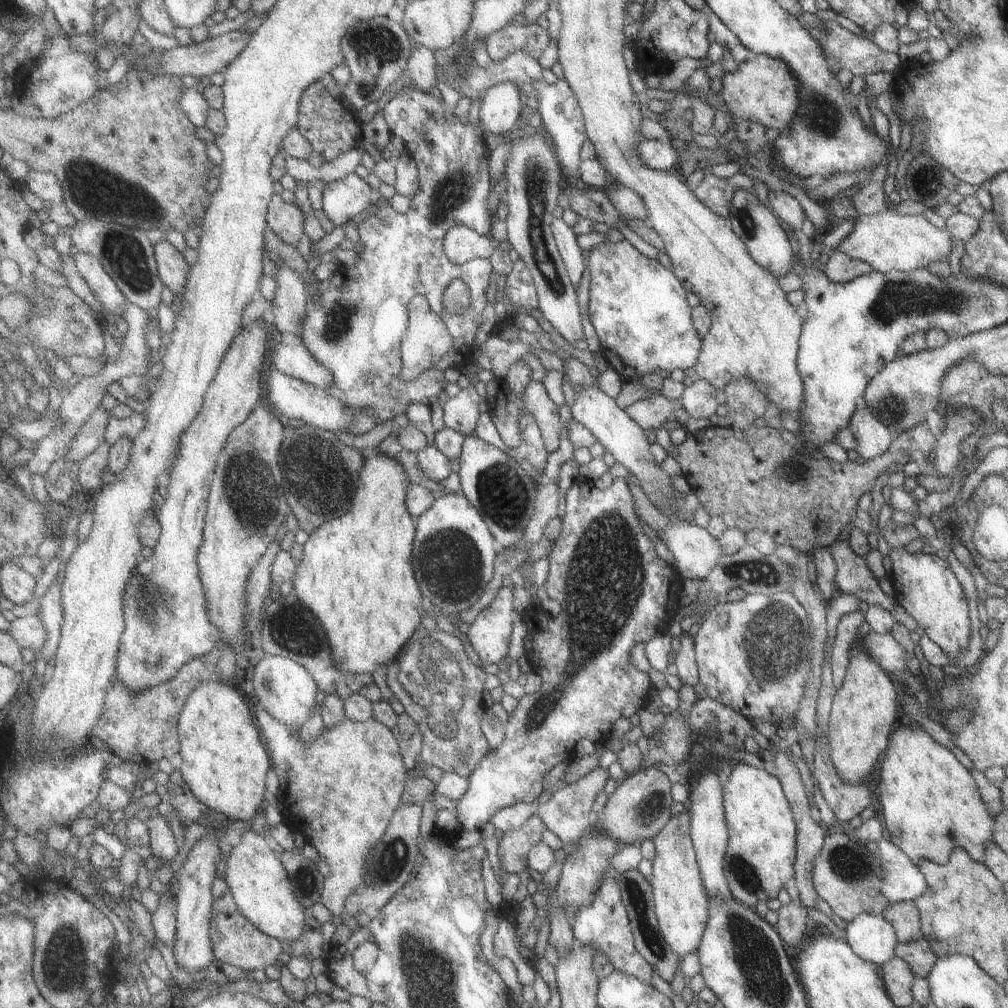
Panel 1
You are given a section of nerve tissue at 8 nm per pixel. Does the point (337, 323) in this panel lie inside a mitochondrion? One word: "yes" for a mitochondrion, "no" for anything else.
yes

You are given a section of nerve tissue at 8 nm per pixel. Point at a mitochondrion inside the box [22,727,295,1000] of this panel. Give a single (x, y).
(64, 952)

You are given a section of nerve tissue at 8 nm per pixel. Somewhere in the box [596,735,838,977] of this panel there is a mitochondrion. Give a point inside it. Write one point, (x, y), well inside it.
(635, 896)

